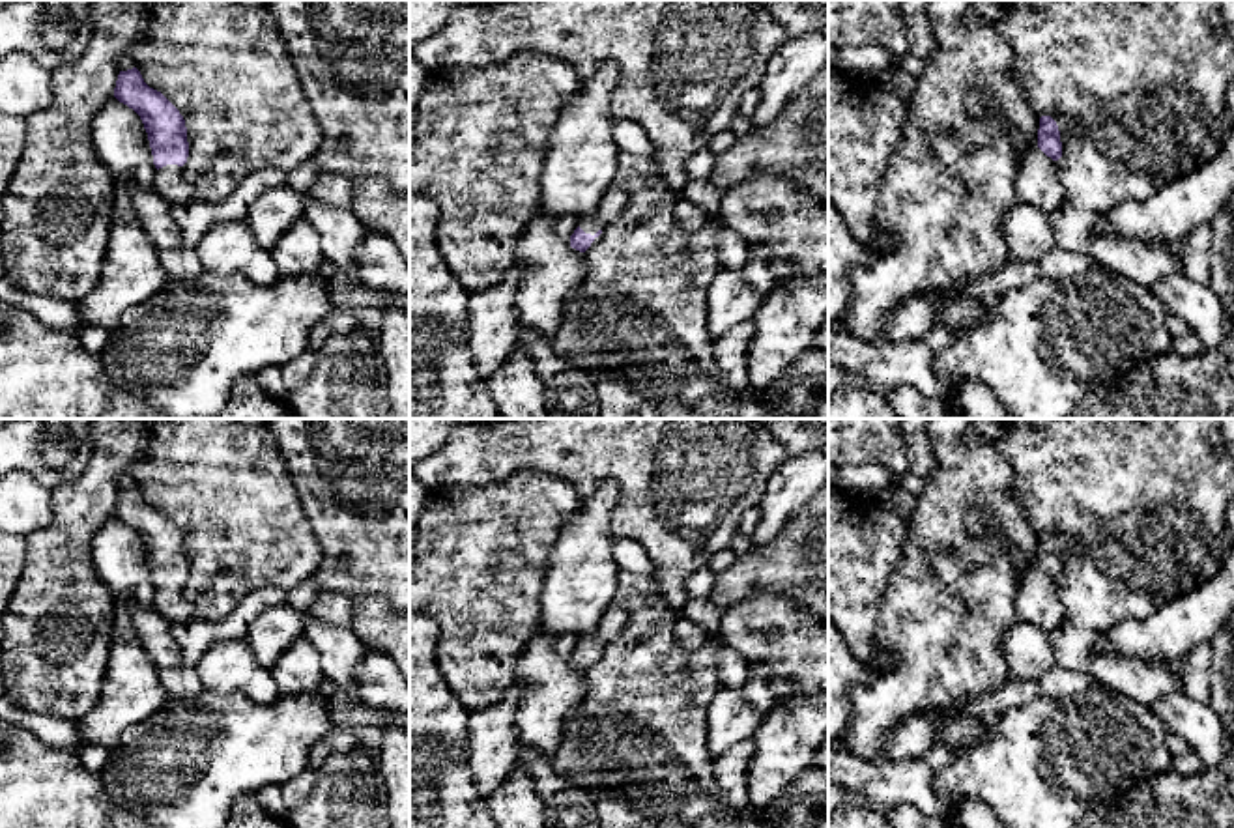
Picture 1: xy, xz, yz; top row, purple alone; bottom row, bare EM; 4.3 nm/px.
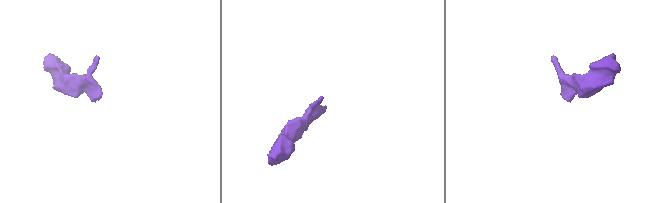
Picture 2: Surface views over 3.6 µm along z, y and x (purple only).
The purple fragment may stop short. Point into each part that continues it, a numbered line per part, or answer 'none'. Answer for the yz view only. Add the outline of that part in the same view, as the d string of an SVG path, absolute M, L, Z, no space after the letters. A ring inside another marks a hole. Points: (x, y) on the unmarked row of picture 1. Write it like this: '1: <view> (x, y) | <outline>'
1: yz (1038, 602) | M1038 564L1028 568L1015 594L1015 622L1034 624L1051 632L1066 621L1066 607L1056 583Z

